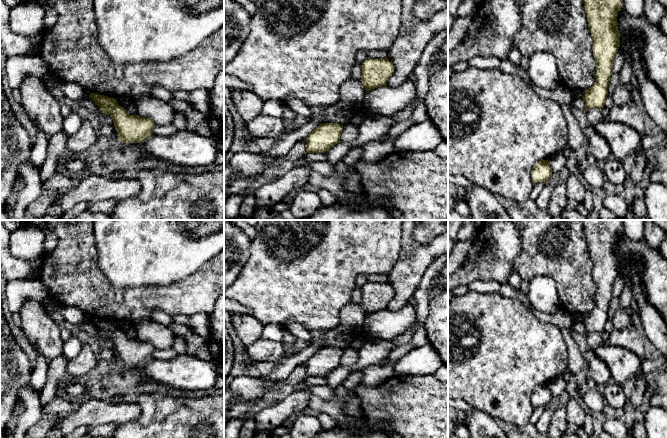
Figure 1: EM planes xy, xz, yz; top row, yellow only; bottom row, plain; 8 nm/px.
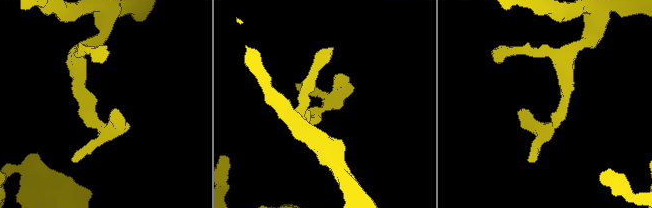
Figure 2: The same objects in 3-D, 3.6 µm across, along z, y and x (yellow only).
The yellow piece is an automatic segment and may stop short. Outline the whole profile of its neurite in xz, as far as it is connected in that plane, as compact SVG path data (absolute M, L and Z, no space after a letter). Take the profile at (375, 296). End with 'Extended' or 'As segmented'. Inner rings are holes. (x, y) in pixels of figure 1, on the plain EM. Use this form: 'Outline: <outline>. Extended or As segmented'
Outline: M366 282L362 287L361 306L366 314L372 314L381 310L386 311L390 300L394 297L394 289L387 282Z. As segmented

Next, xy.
Outline: M90 317L89 322L100 331L102 337L112 341L120 366L140 367L152 359L152 354L156 348L150 342L136 338L129 339L126 333L119 330L114 322L97 317Z. As segmented

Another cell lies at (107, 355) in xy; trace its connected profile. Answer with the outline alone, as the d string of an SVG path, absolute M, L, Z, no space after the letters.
M103 348L100 353L100 357L103 362L118 363L118 357L113 349Z

